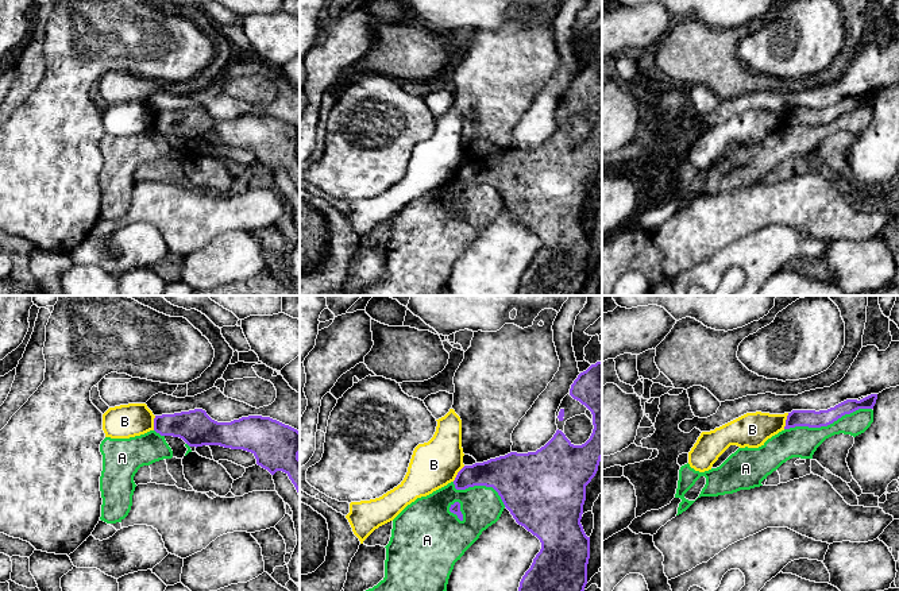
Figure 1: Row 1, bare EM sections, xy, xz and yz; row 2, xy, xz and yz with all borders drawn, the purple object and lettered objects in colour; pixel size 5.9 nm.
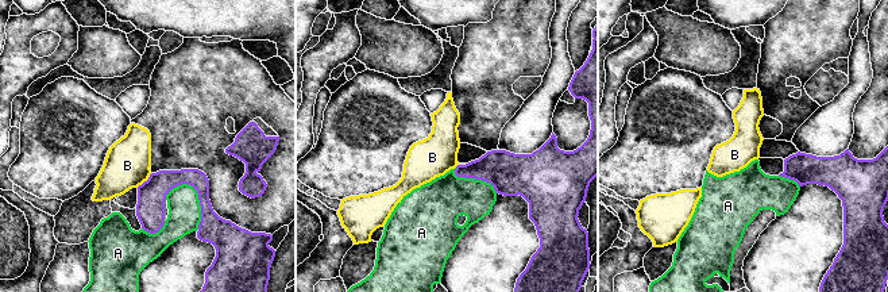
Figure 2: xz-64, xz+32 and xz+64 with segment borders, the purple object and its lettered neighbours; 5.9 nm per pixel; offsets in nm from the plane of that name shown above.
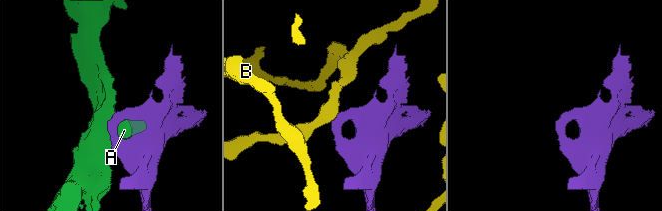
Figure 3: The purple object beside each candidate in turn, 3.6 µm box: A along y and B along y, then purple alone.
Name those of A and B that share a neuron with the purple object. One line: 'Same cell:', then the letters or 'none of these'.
Same cell: none of these

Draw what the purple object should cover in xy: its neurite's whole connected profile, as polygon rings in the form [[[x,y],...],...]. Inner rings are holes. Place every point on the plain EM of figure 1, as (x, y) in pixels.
[[[194,107],[155,113],[154,128],[180,135],[189,144],[220,143],[251,150],[271,173],[285,170],[300,193],[300,130],[289,123],[262,113],[217,120],[205,108]]]

